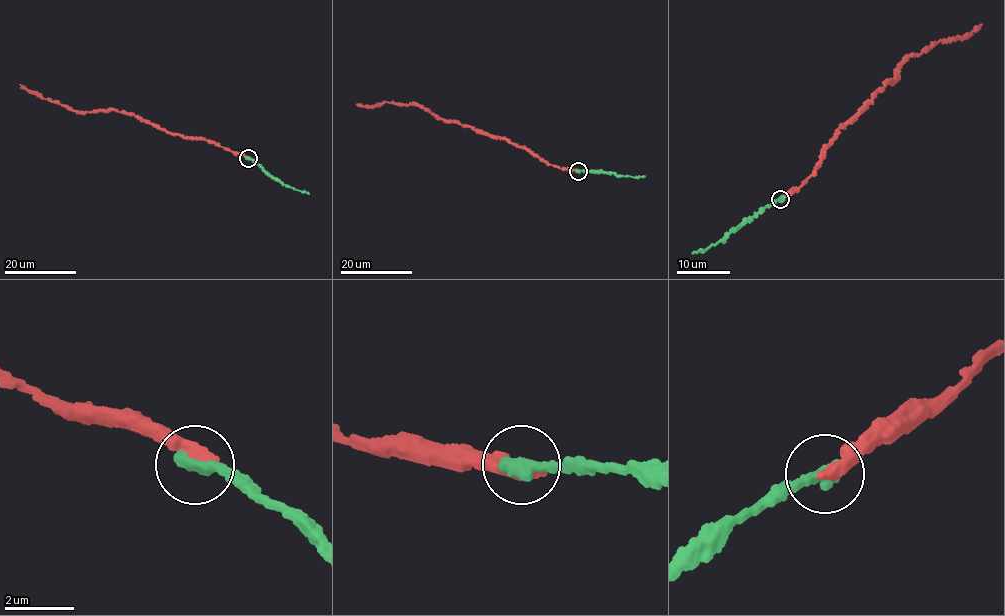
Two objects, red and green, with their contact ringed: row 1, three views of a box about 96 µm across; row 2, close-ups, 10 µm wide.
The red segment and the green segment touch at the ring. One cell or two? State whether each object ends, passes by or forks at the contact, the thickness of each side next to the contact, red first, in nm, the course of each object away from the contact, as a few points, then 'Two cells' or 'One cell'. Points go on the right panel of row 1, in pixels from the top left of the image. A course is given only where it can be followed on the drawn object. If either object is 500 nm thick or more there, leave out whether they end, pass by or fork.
At the ring red ends. At the ring green ends. Thickness 440 nm (red) against 440 nm. Course of red: (780, 200), (819, 167), (824, 150), (838, 130), (897, 77), (907, 58), (938, 40), (961, 38), (981, 25). Course of green: (780, 200), (725, 239), (702, 252), (692, 252). One cell

